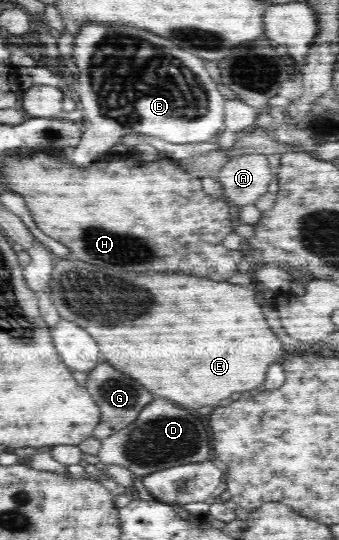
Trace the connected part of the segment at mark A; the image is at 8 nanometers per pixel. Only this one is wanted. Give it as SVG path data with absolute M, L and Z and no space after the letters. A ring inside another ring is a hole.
M243 153L242 157L233 157L217 174L217 180L222 185L224 199L233 202L237 207L255 206L258 198L267 192L271 183L271 168L264 154Z

